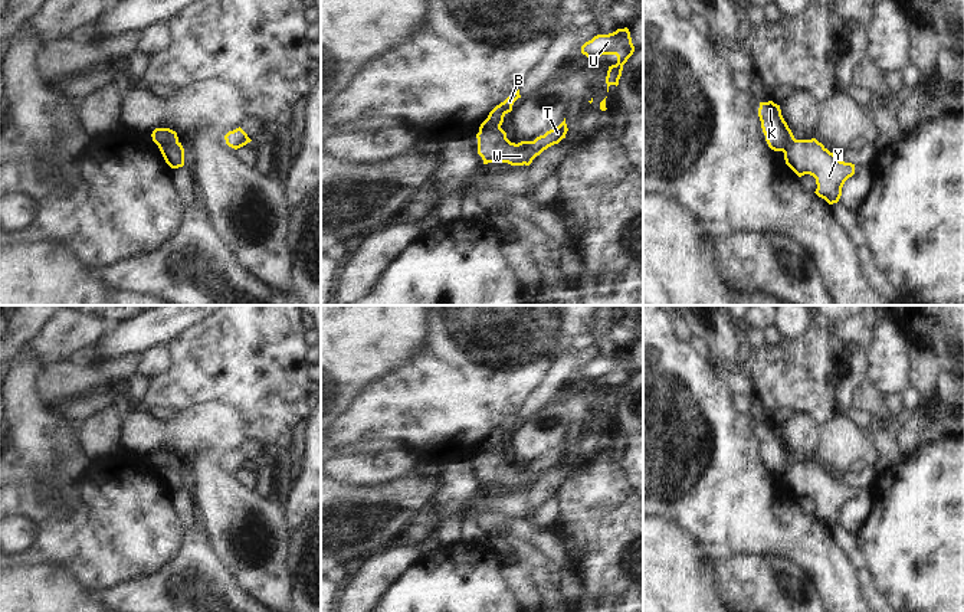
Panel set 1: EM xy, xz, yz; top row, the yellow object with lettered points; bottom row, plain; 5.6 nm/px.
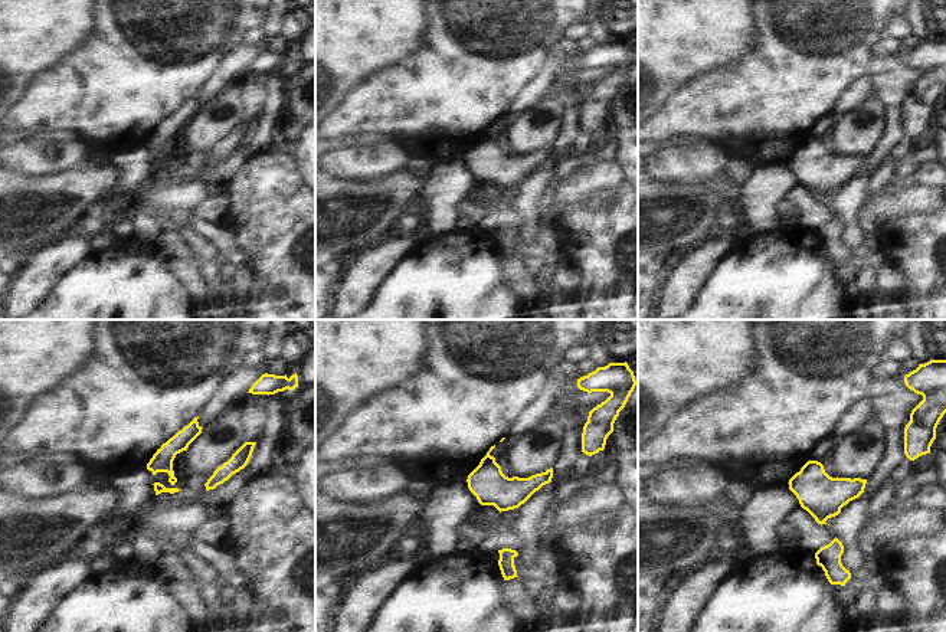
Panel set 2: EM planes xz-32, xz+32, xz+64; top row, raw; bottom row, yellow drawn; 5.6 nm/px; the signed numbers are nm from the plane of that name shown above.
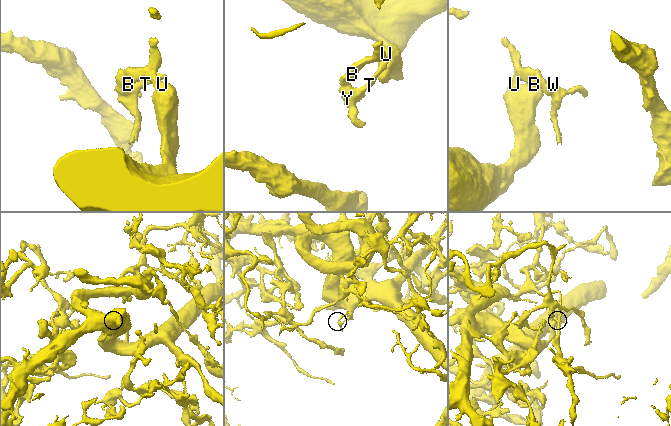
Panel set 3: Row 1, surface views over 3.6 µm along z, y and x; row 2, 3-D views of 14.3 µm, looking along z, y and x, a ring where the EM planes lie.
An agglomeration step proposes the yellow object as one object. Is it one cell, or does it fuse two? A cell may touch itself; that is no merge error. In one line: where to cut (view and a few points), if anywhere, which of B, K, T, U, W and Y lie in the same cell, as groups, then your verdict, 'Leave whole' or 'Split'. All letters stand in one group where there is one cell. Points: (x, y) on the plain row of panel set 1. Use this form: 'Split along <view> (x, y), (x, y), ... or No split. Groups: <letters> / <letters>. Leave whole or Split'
Split along xz (499, 448), (479, 455). Groups: B K U / T W Y. Split

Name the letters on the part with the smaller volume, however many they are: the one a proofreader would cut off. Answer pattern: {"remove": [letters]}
{"remove": ["T", "W", "Y"]}

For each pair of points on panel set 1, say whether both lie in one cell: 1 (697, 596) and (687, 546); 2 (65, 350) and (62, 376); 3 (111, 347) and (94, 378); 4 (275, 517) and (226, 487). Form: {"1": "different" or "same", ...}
{"1": "same", "2": "different", "3": "different", "4": "same"}

